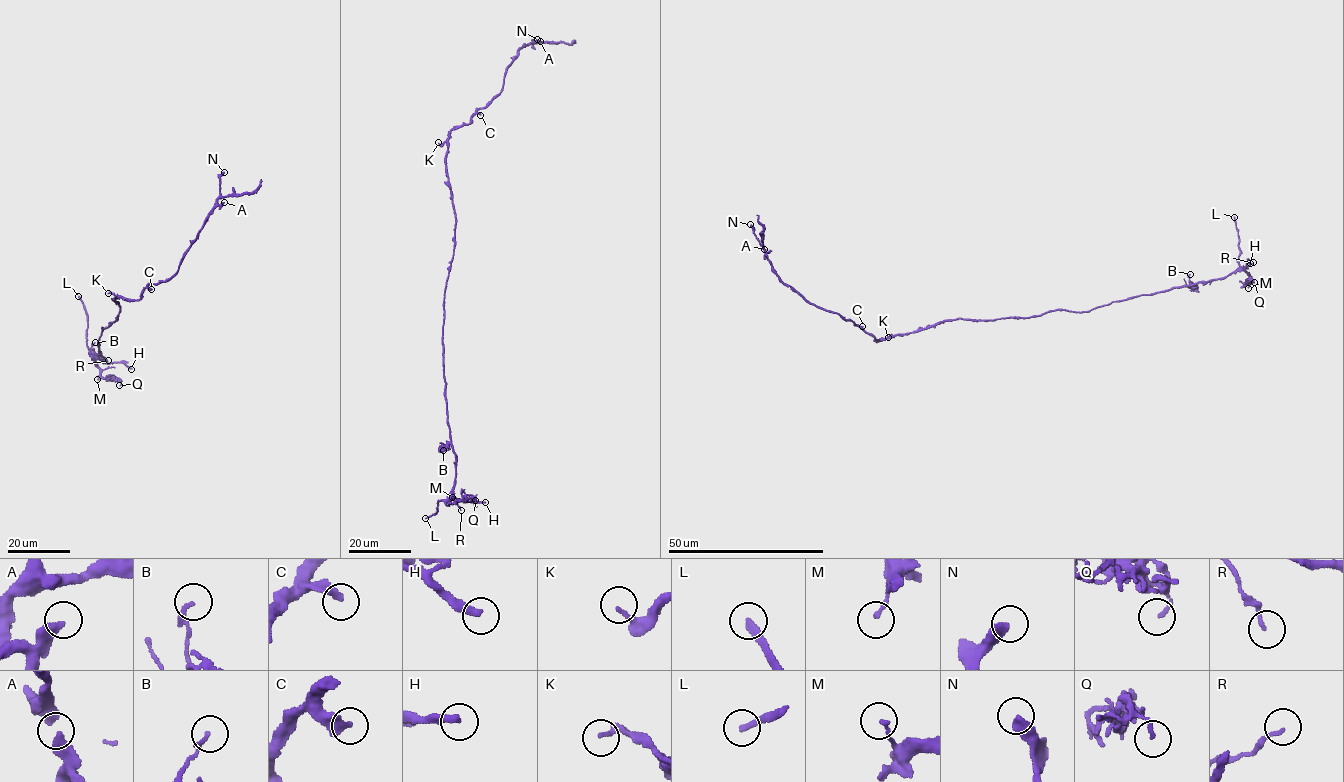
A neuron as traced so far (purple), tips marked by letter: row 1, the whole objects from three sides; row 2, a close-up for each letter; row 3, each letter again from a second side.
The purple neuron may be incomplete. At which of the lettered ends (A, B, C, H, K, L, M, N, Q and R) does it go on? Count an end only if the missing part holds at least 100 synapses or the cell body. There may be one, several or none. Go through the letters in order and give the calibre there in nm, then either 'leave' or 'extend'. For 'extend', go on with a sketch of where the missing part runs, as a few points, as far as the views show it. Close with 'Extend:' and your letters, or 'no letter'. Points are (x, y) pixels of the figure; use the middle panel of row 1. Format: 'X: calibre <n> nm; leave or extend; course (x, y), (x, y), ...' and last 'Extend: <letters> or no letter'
A: calibre 360 nm; leave
B: calibre 170 nm; leave
C: calibre 280 nm; leave
H: calibre 320 nm; leave
K: calibre 170 nm; leave
L: calibre 280 nm; extend
M: calibre 160 nm; leave
N: calibre 440 nm; leave
Q: calibre 130 nm; leave
R: calibre 140 nm; leave
Extend: L

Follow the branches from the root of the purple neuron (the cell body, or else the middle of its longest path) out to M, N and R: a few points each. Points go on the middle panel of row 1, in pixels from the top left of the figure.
M: (454, 235), (444, 293), (442, 340), (447, 420), (455, 456), (455, 486), (448, 500), (453, 503), (452, 497)
N: (454, 235), (455, 214), (446, 171), (449, 132), (470, 123), (471, 116), (500, 92), (517, 52), (537, 39)
R: (454, 235), (444, 293), (442, 364), (447, 420), (455, 456), (453, 498), (461, 510)

